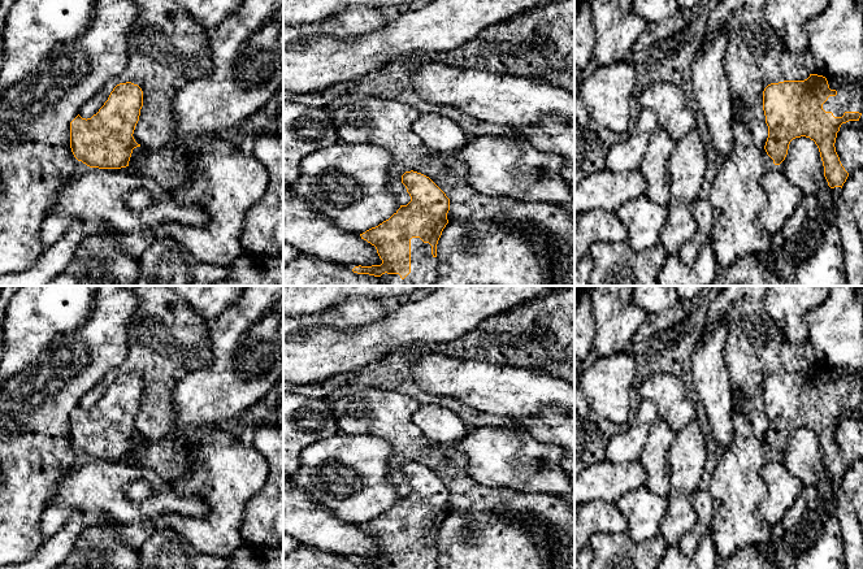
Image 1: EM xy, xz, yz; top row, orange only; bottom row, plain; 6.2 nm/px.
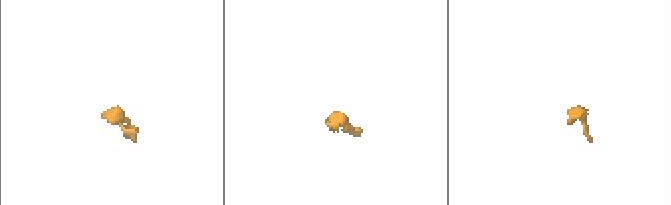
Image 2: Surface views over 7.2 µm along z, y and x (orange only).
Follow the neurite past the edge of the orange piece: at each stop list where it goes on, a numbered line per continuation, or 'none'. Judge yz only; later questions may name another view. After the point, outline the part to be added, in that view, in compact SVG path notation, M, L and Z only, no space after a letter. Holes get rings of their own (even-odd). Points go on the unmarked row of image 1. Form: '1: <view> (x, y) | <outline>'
1: yz (849, 389) | M851 370L836 382L837 386L829 387L823 395L825 403L832 403L834 408L842 408L845 403L863 405L863 381L858 372Z

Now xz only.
1: xz (423, 555) | M420 529L411 530L411 564L406 569L438 569L438 550Z

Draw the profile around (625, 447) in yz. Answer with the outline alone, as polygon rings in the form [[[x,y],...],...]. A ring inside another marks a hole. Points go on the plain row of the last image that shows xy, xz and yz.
[[[642,399],[633,420],[624,426],[623,433],[613,435],[606,446],[606,460],[617,464],[639,460],[649,438],[649,430],[658,418],[656,404]]]

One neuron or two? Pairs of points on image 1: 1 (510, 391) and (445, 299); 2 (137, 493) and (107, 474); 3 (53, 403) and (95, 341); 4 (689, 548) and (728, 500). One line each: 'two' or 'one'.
1: two
2: two
3: one
4: two

